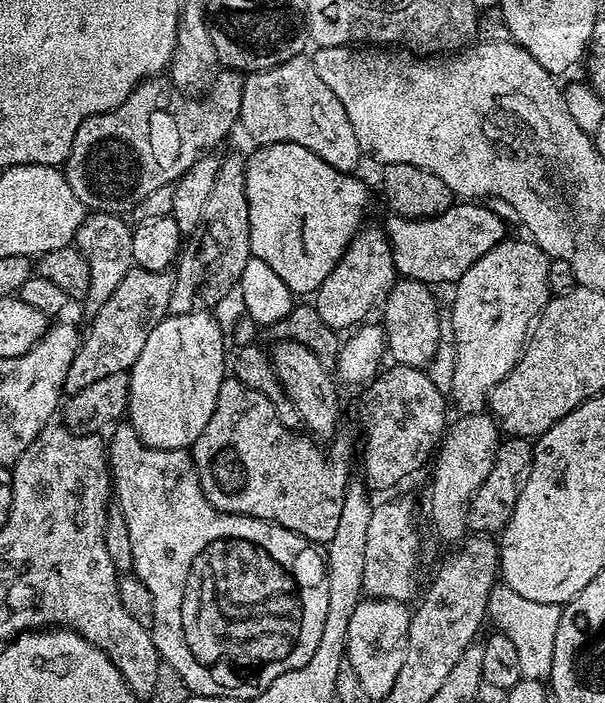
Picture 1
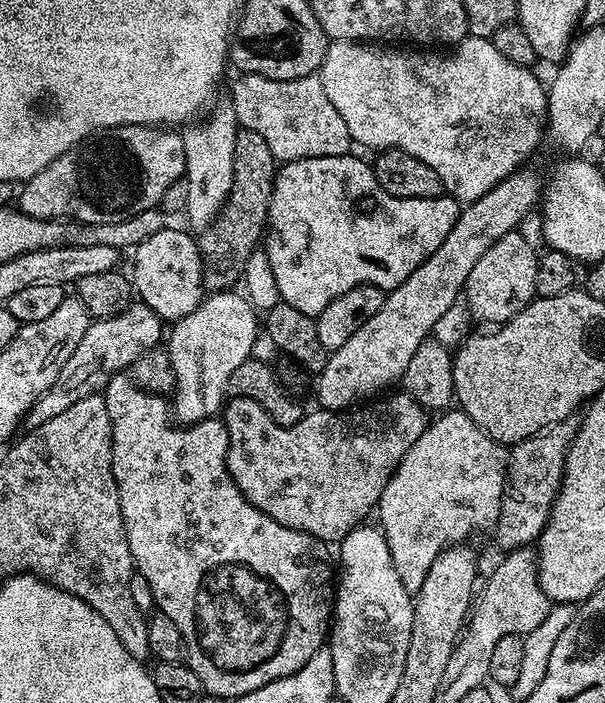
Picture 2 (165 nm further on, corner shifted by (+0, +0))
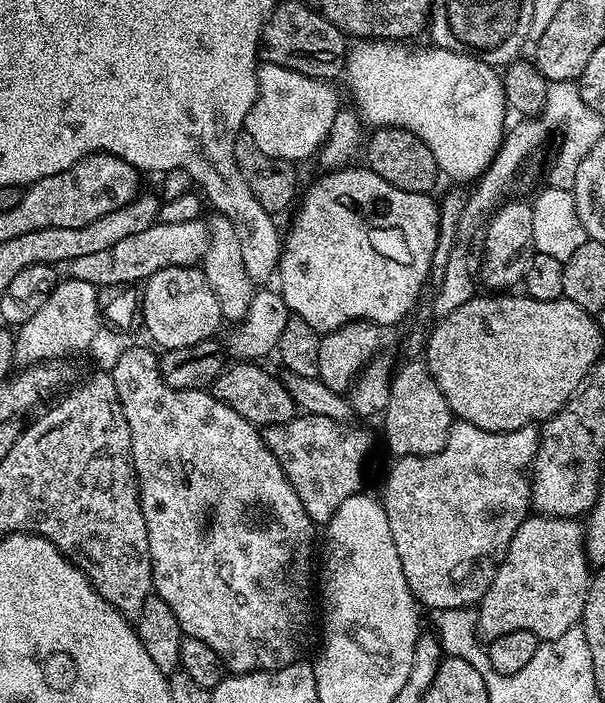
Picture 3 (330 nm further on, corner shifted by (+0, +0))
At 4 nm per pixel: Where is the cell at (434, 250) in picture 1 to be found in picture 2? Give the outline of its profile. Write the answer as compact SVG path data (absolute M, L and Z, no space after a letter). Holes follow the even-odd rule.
M355 154L298 158L281 163L277 167L268 207L266 243L262 250L270 258L270 270L274 270L274 282L278 282L278 294L281 301L294 306L294 310L302 310L302 314L315 318L322 314L322 310L326 310L326 306L330 306L330 302L334 302L334 298L354 290L359 284L373 284L374 287L381 290L391 290L402 286L402 282L406 282L406 278L410 278L410 274L414 274L414 270L418 270L418 266L422 266L422 262L426 262L426 258L430 258L430 254L434 254L434 250L438 250L438 246L442 246L446 234L450 234L454 222L460 217L460 209L461 205L456 197L447 194L434 198L394 198L394 194L386 194L386 190L382 190L382 186L378 182L373 165L369 161L367 164L366 161L359 160Z

